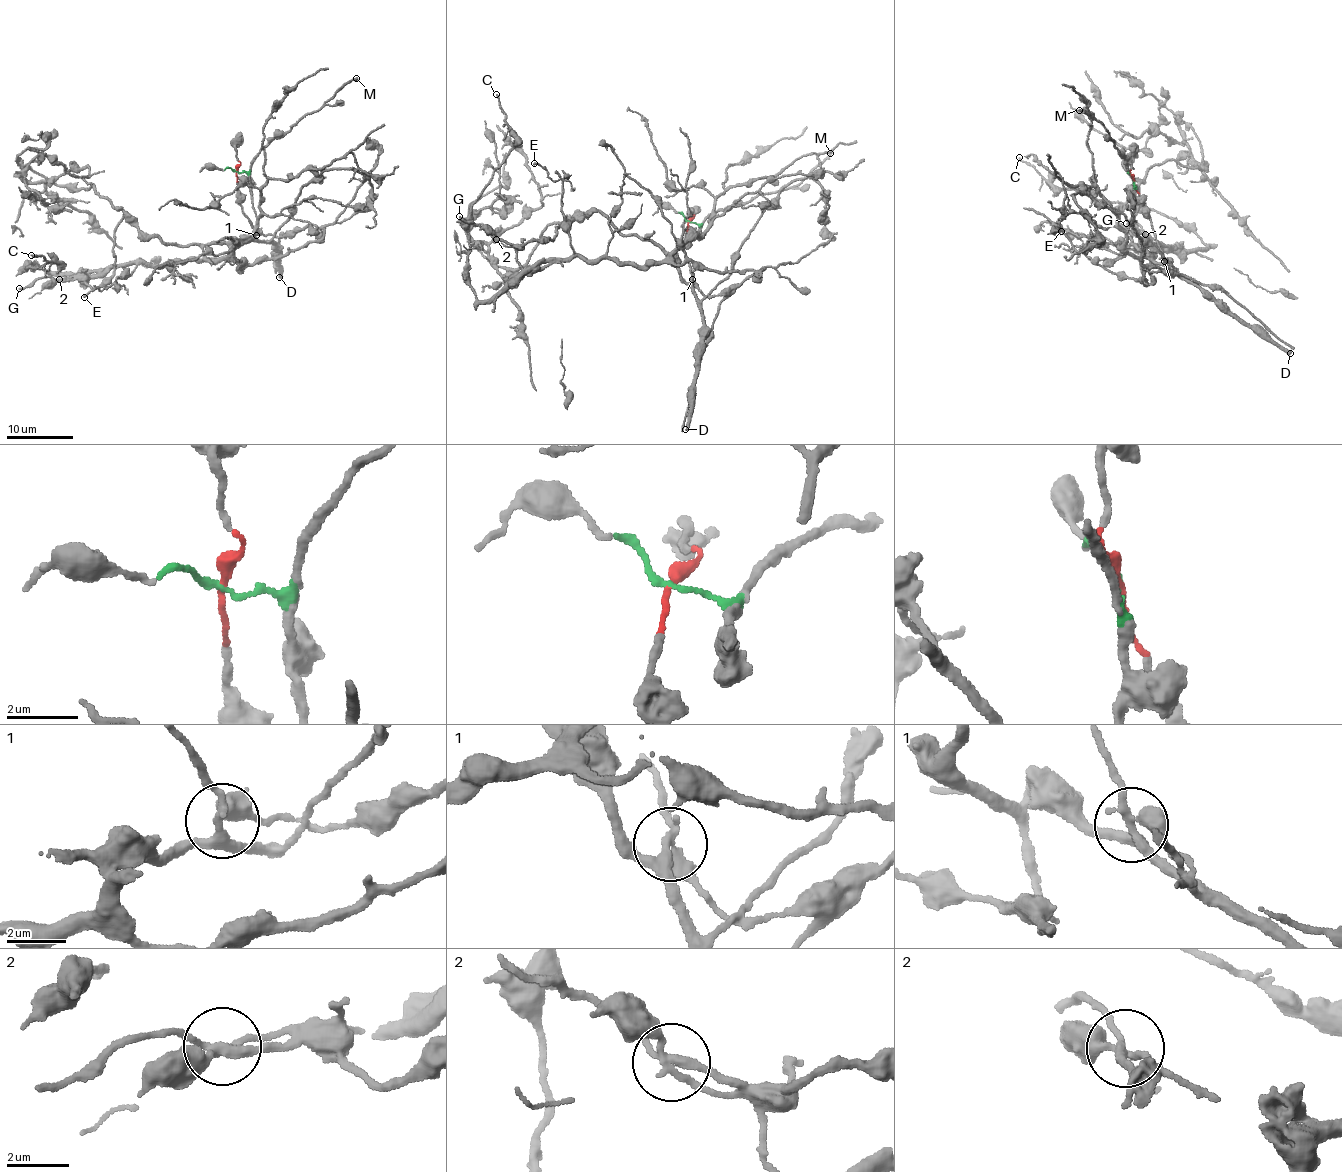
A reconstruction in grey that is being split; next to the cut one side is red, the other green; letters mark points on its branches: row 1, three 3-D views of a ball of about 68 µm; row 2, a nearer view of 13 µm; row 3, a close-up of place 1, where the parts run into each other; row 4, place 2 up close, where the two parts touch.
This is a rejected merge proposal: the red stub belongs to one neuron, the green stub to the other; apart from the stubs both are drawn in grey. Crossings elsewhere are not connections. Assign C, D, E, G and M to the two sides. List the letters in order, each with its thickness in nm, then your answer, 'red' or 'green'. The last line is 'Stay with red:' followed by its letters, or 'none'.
C: 170 nm thick; green
D: 400 nm thick; red
E: 180 nm thick; green
G: 220 nm thick; red
M: 240 nm thick; green
Stay with red: D, G

